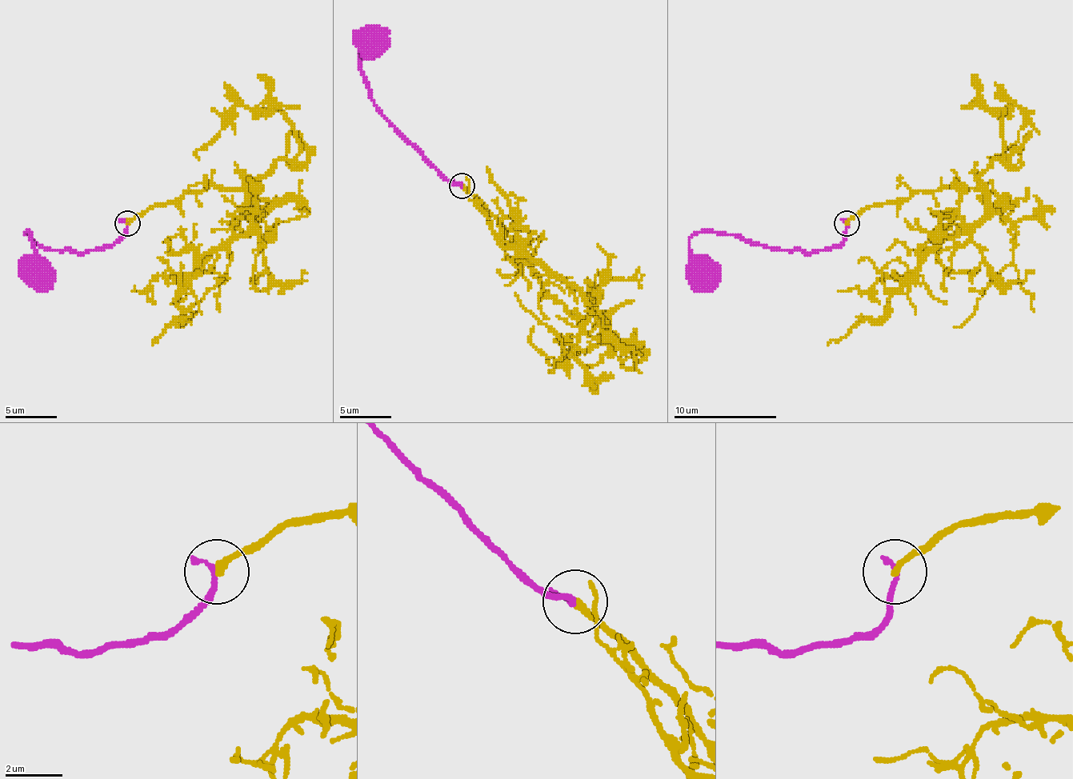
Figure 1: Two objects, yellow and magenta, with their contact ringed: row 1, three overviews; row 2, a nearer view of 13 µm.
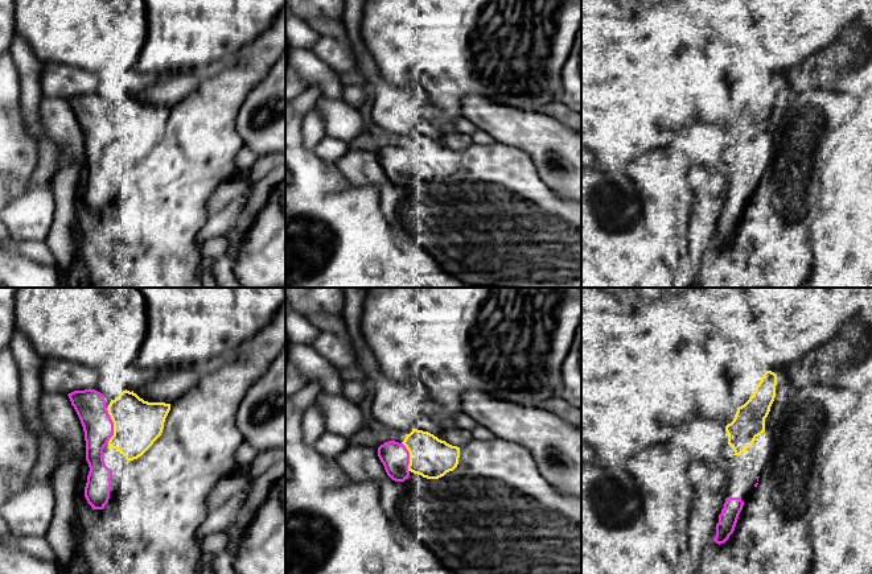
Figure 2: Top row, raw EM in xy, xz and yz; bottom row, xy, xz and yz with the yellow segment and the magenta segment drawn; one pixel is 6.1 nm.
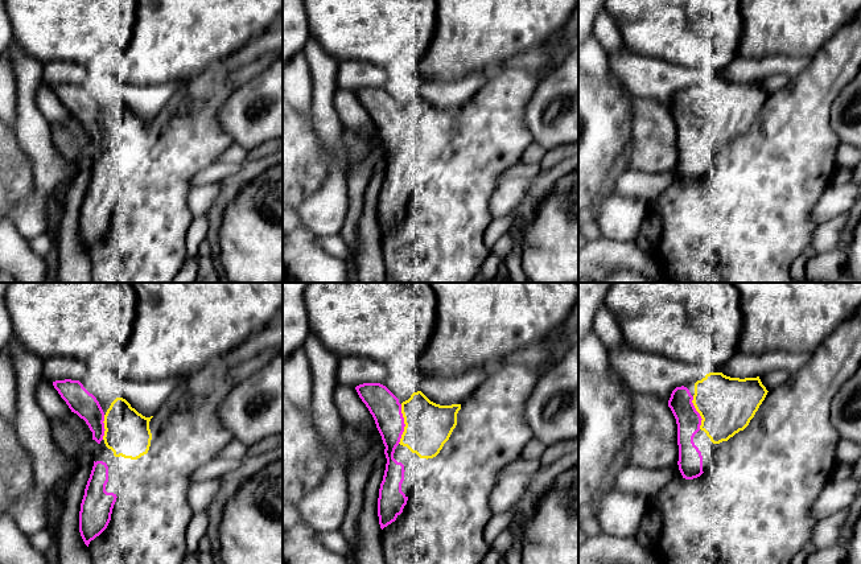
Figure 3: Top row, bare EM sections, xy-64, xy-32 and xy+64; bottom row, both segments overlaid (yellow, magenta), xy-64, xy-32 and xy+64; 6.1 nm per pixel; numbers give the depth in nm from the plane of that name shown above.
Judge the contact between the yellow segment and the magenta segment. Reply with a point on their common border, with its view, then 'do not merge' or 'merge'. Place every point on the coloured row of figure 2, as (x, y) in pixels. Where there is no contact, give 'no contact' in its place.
xy (114, 425) | merge

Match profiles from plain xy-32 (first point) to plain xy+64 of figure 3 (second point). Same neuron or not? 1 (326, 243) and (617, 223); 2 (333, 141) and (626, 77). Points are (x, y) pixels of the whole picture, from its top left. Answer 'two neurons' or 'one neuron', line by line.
1: two neurons
2: two neurons

